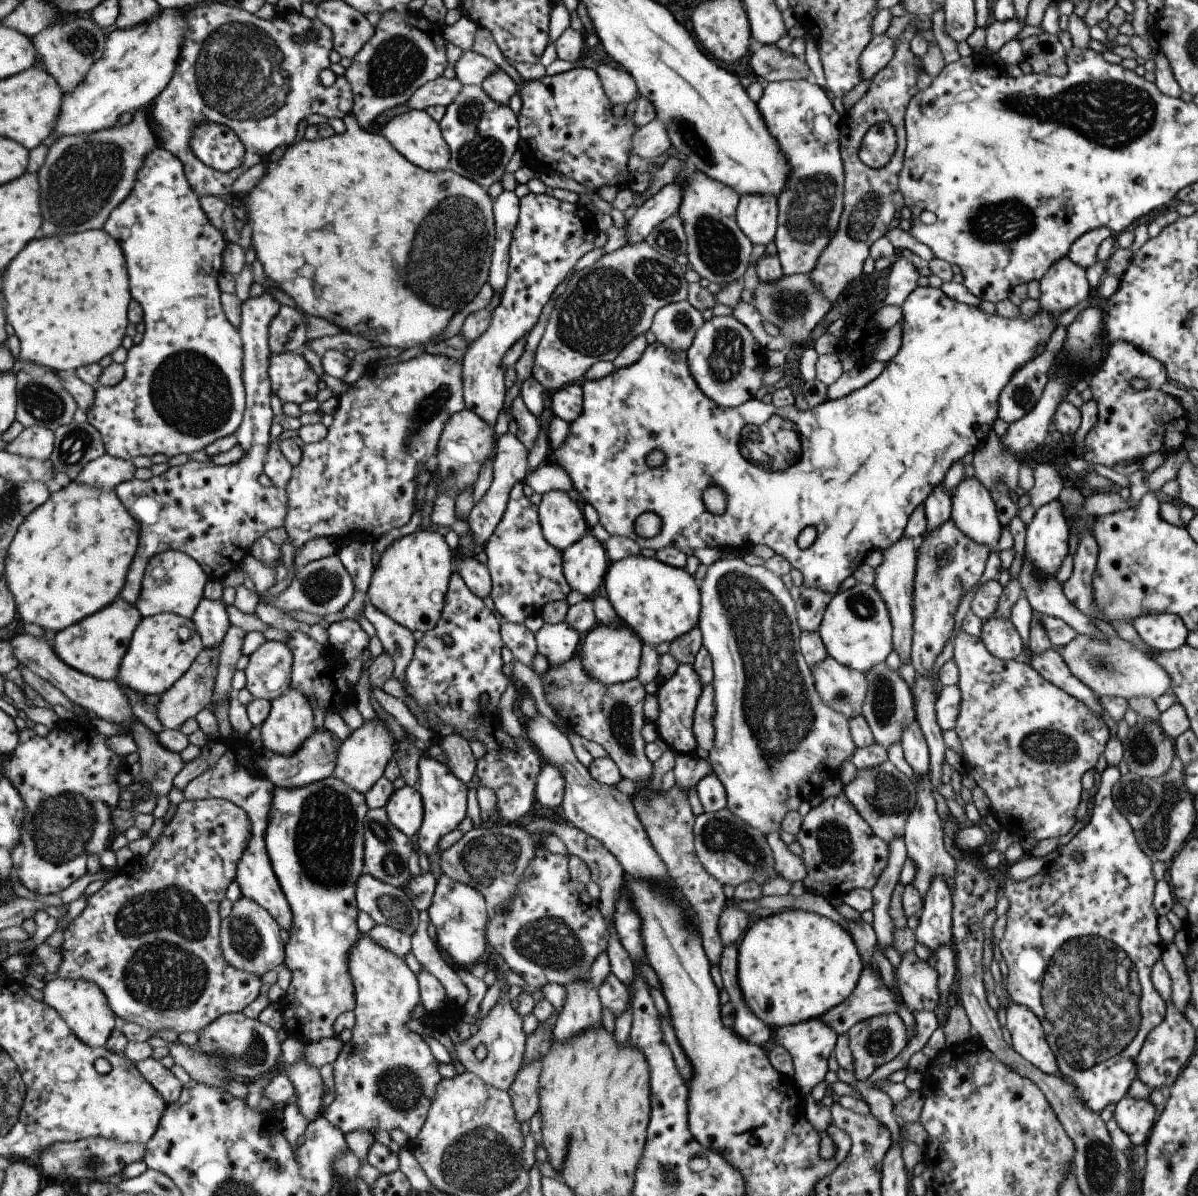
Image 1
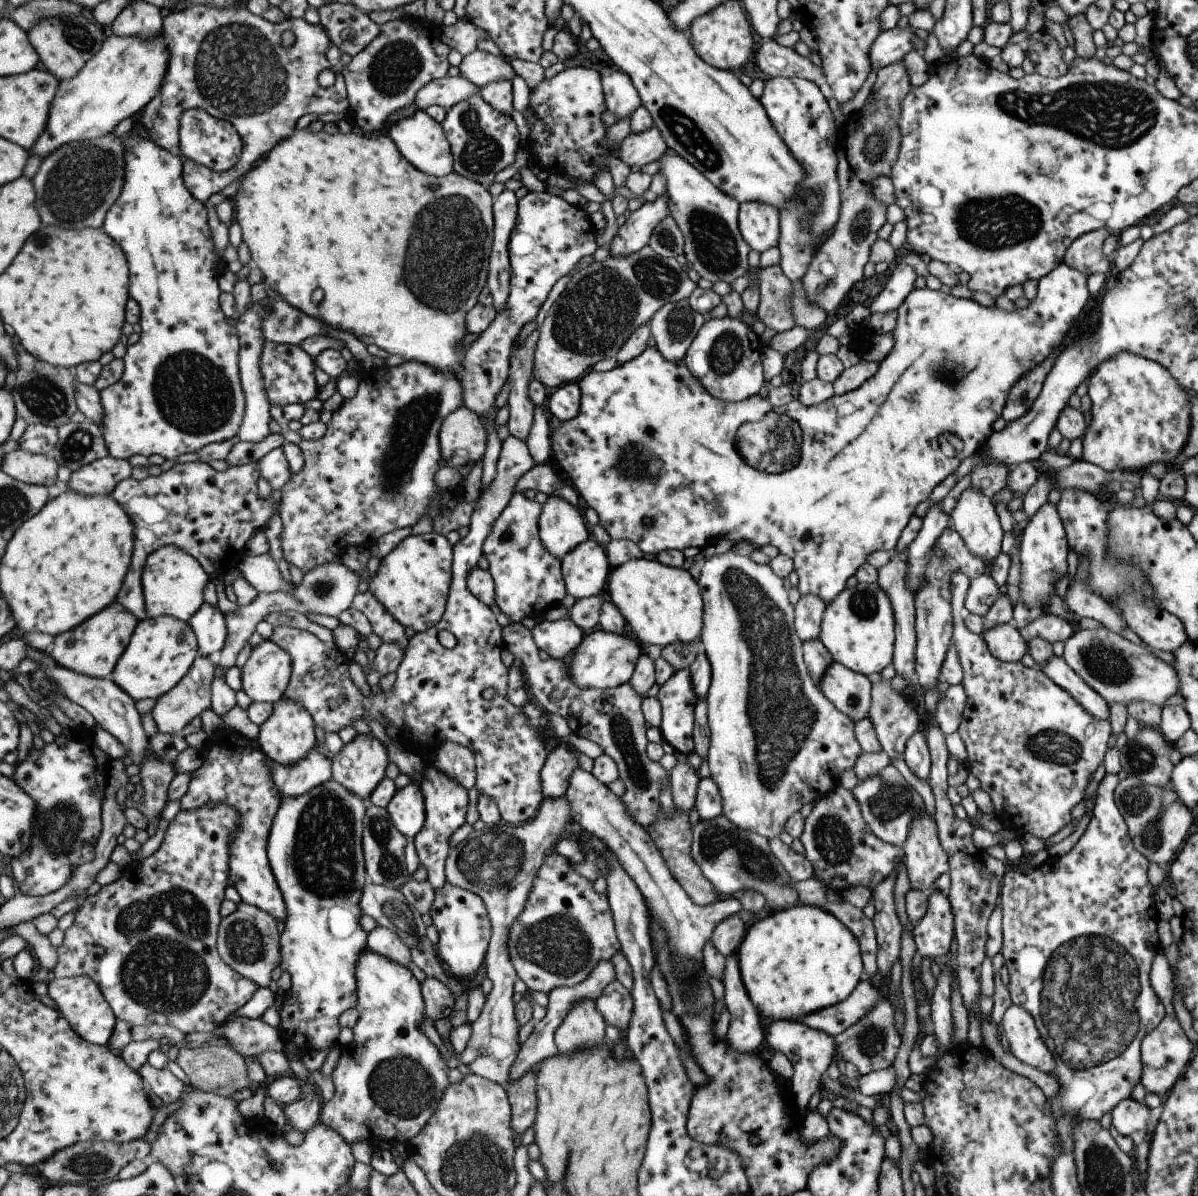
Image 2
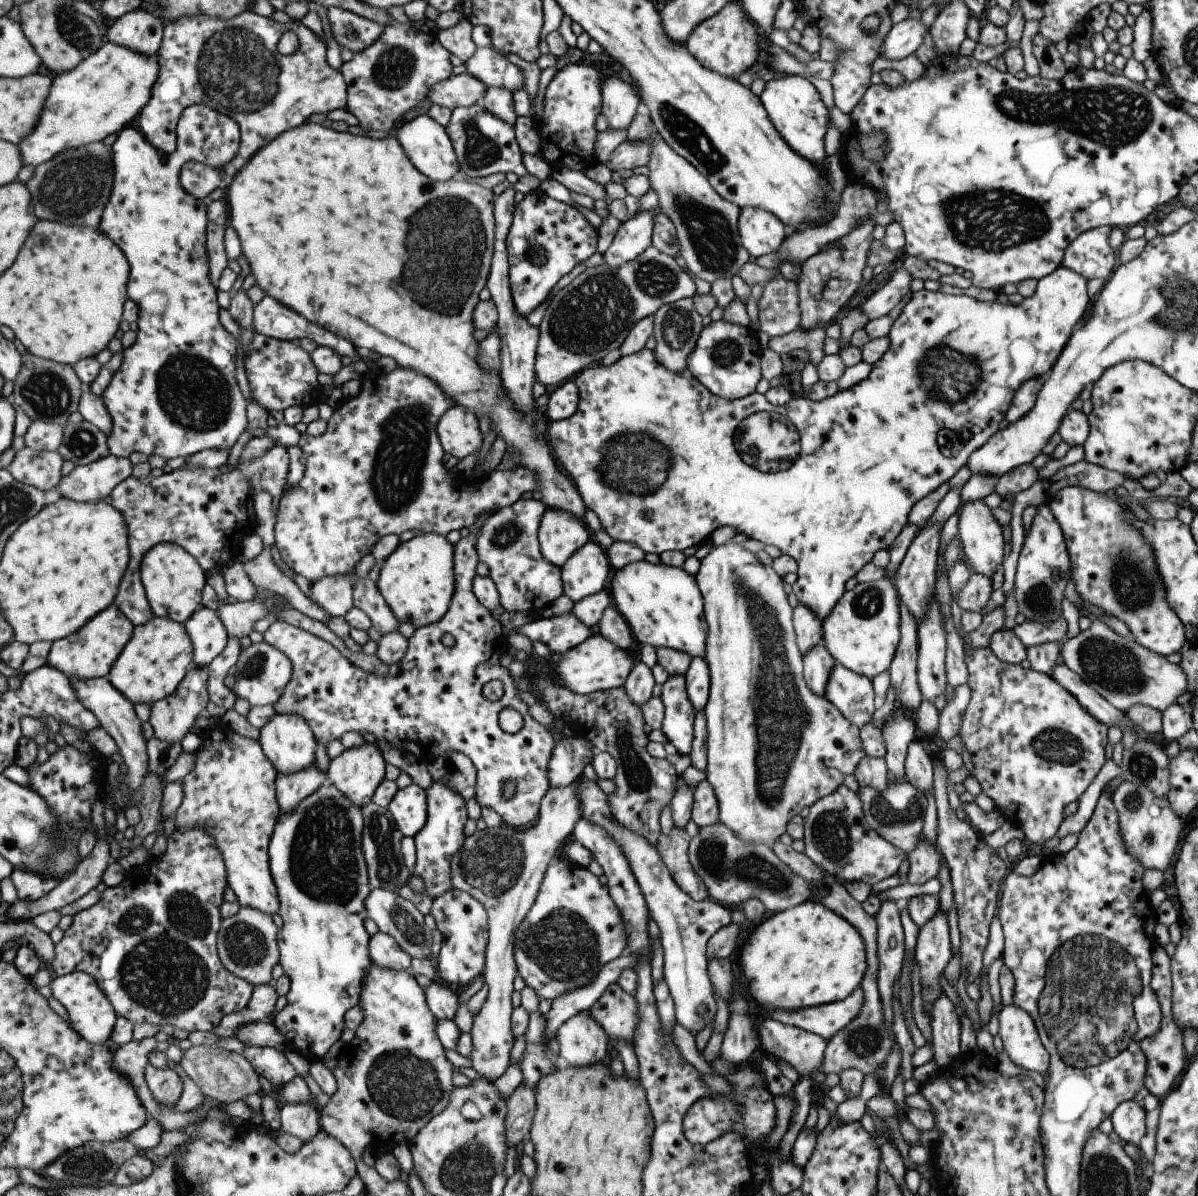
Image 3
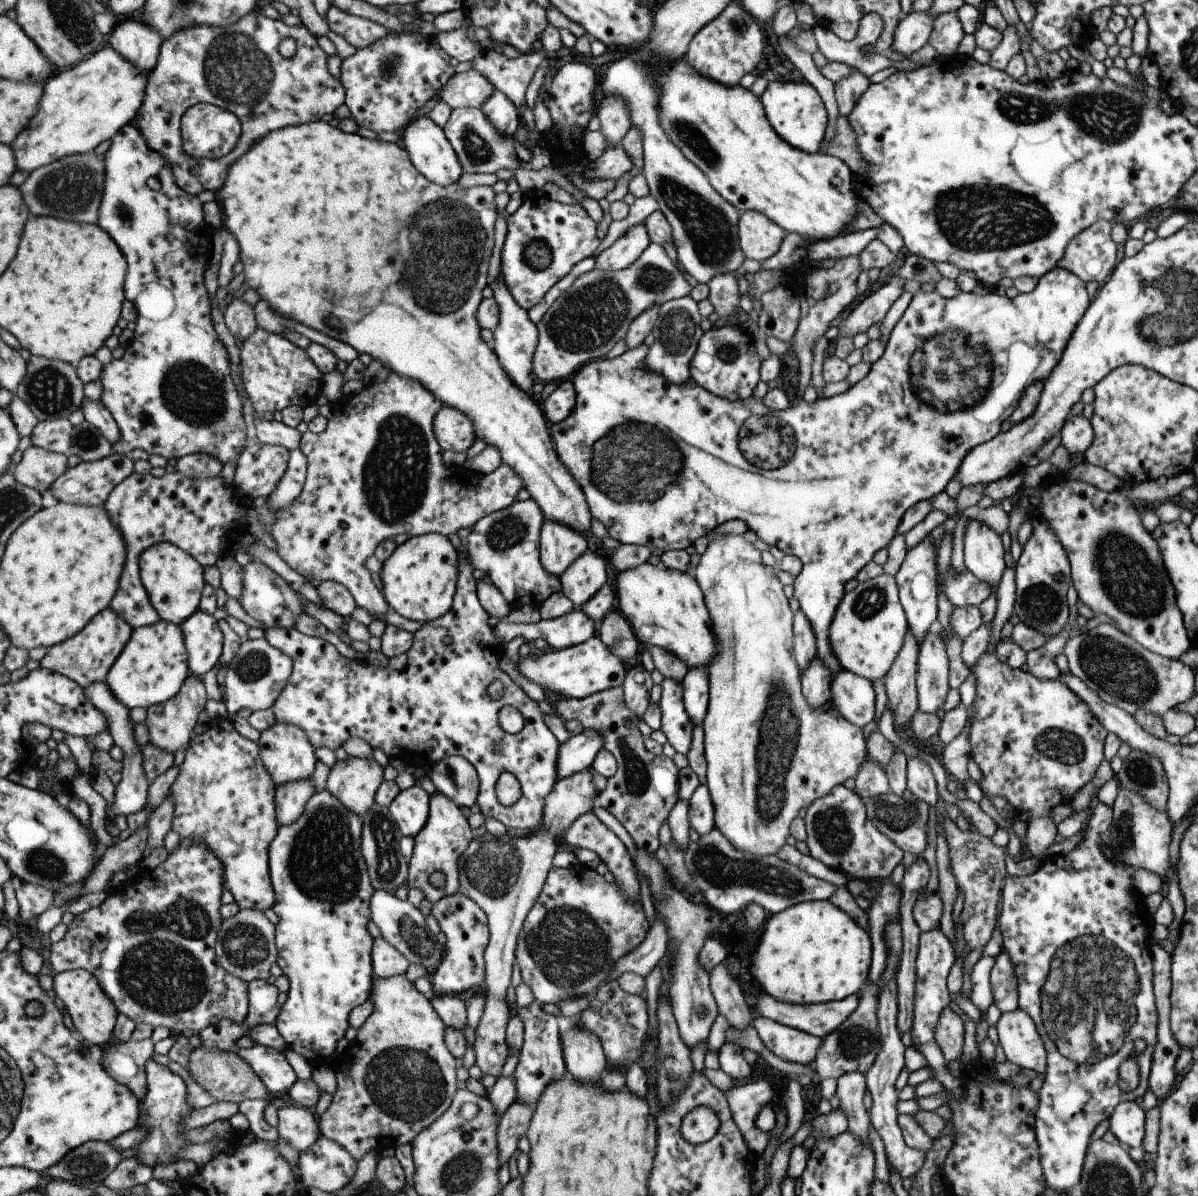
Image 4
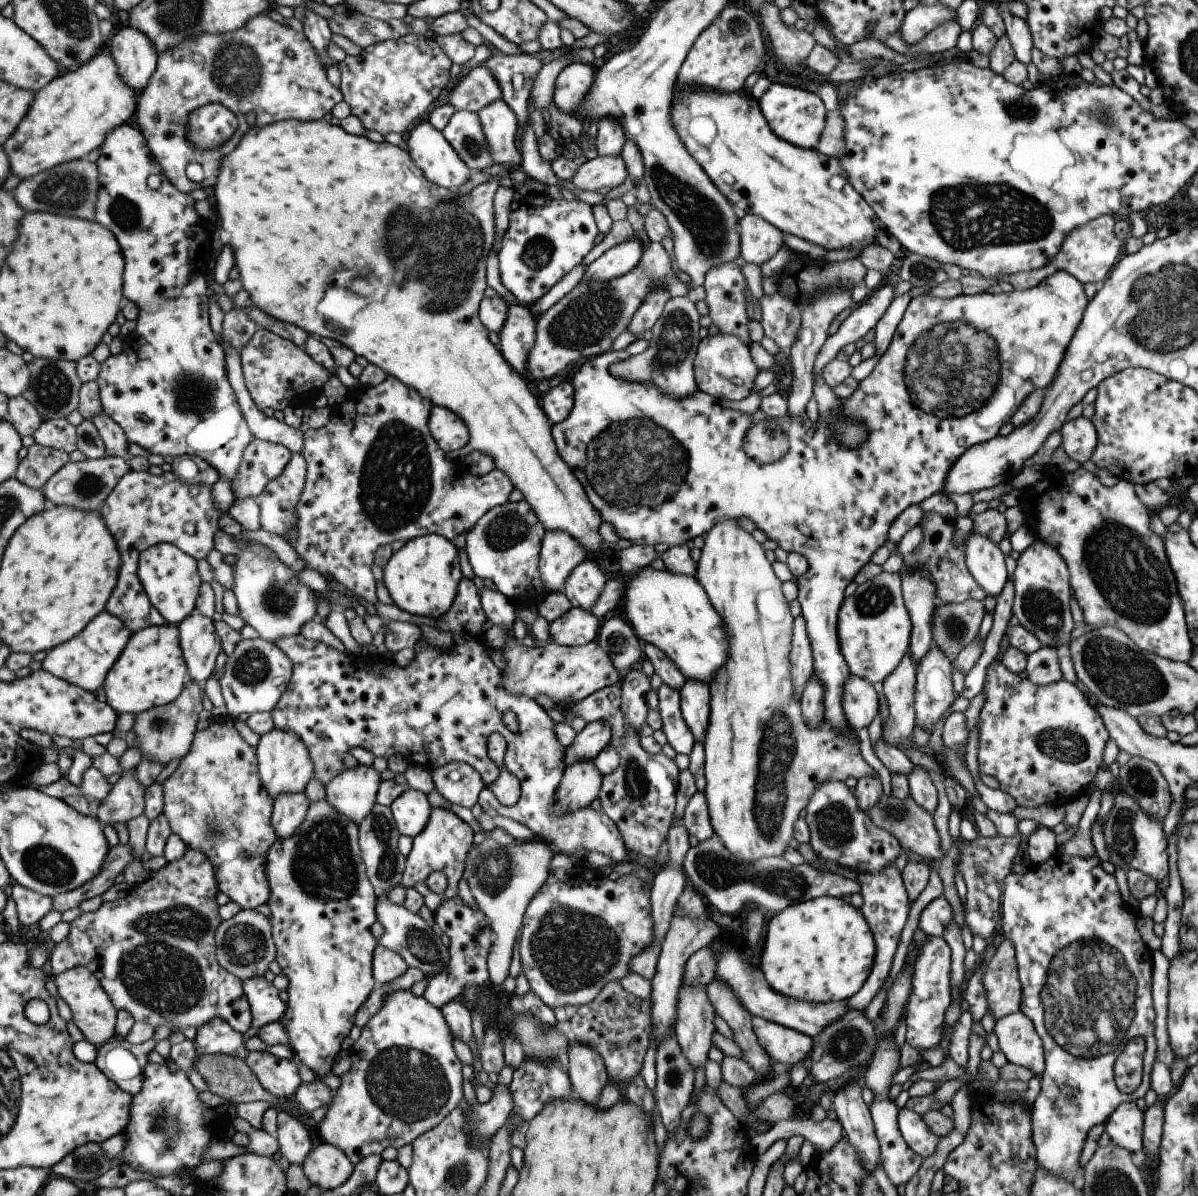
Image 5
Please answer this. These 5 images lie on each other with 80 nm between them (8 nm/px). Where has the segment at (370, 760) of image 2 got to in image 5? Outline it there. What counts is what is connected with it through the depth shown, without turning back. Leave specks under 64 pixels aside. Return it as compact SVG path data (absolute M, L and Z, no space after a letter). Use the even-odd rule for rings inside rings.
M357 764L356 767L340 772L326 786L326 799L339 812L361 824L374 810L382 782L382 773L372 765Z

